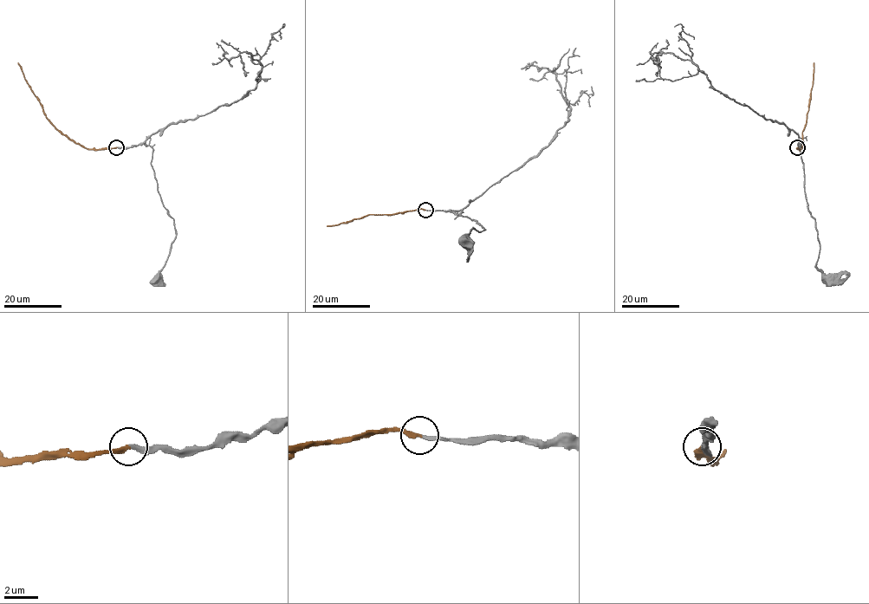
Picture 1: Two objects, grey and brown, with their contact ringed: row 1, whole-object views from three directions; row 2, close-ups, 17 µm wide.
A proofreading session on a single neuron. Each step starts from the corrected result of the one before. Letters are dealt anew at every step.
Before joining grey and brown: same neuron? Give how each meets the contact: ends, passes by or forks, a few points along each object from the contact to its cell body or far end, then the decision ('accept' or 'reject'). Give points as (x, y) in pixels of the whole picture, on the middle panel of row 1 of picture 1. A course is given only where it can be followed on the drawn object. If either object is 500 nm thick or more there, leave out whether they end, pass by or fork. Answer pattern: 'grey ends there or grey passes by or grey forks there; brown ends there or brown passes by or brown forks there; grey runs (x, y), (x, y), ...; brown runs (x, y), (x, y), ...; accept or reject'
grey ends there; brown ends there; grey runs (424, 210), (462, 212), (459, 215), (477, 222), (484, 230), (472, 229), (466, 242); brown runs (424, 210), (372, 214), (327, 225); accept

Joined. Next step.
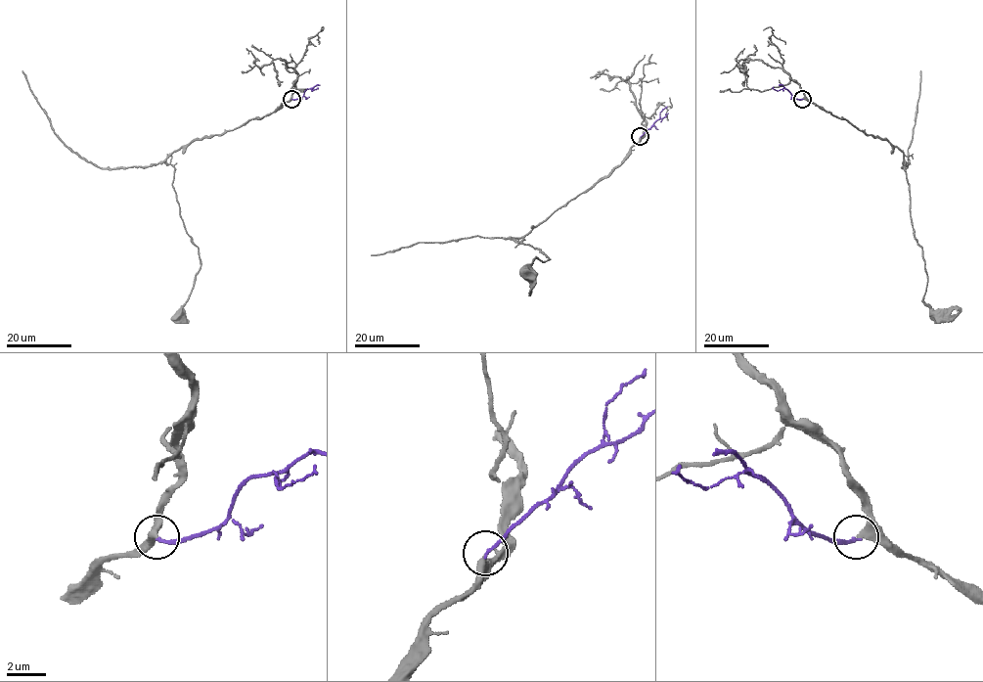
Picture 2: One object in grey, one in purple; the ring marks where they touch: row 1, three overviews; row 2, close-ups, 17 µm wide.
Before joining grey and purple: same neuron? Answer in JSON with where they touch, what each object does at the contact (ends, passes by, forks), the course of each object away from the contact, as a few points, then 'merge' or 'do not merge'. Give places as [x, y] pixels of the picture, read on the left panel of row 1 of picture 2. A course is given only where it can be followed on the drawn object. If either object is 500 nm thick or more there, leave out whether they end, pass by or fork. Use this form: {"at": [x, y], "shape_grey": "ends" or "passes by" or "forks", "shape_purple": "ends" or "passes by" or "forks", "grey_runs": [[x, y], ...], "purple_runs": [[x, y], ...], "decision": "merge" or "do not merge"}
{"at": [291, 99], "shape_grey": "ends", "shape_purple": "ends", "grey_runs": [[291, 99], [241, 126], [196, 139], [165, 159], [174, 168], [179, 215], [198, 248], [201, 264], [179, 315]], "purple_runs": [[291, 99], [300, 98], [309, 88], [318, 88]], "decision": "merge"}

